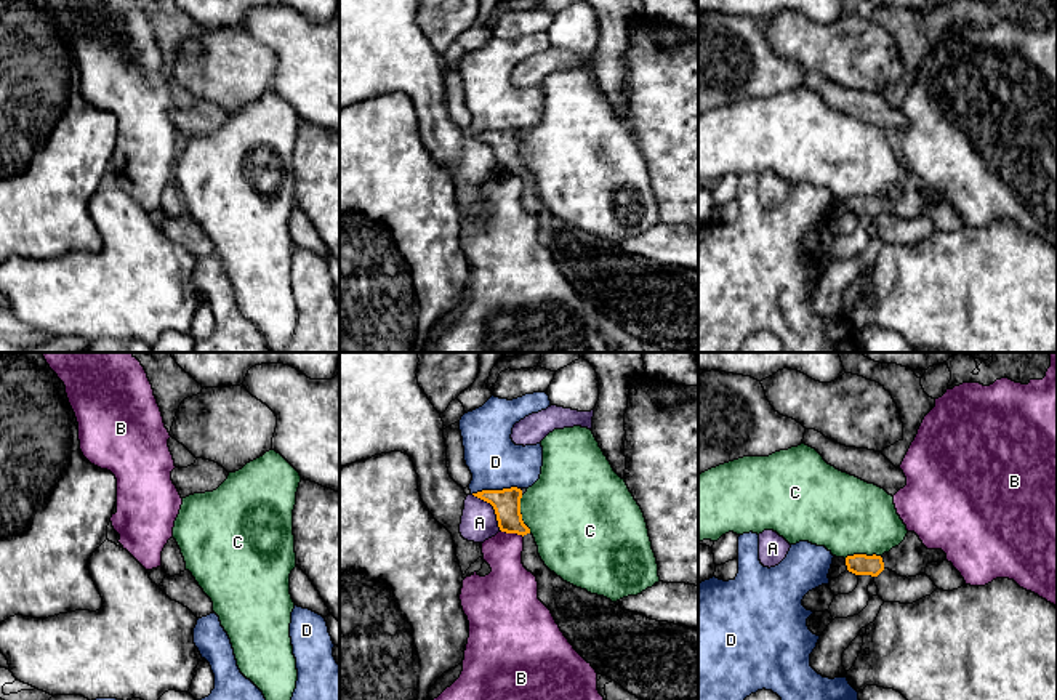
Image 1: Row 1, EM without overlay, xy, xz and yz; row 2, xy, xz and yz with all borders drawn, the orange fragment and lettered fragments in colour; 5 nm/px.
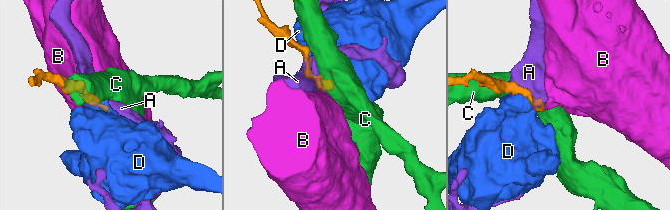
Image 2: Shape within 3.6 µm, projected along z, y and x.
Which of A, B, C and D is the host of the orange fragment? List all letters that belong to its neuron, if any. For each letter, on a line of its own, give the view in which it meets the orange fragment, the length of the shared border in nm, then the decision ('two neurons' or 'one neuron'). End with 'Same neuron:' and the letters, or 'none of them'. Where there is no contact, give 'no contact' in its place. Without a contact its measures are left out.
A: xz | 240 nm | two neurons
B: xz | 130 nm | two neurons
C: xz | 200 nm | two neurons
D: xz | 260 nm | two neurons
Same neuron: none of them

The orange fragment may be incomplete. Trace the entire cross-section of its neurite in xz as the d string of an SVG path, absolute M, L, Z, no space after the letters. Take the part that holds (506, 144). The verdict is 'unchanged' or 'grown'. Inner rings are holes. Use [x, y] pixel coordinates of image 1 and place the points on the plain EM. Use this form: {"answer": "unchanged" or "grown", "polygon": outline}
{"answer": "grown", "polygon": "M520 130L482 131L472 136L493 147L501 173L524 178L522 205L537 218L538 240L551 251L564 277L596 314L610 319L637 340L676 352L698 352L698 269L657 263L625 251L610 240L577 229L551 213L522 162Z"}

